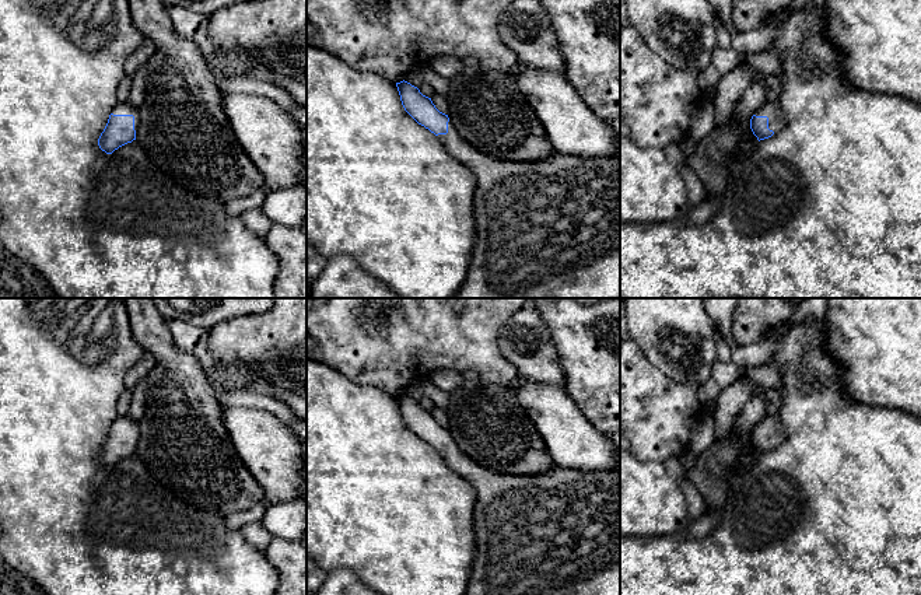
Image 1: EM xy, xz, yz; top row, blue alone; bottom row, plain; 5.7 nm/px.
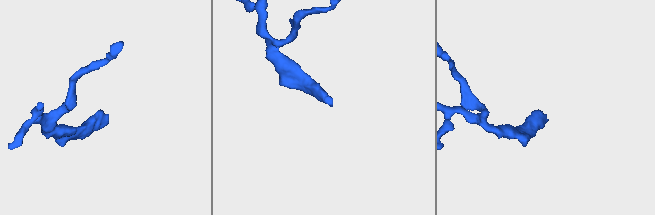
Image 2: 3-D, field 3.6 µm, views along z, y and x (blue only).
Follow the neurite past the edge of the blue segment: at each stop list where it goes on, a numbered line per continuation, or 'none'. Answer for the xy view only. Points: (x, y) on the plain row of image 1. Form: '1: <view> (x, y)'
1: xy (122, 423)

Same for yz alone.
1: yz (776, 430)

